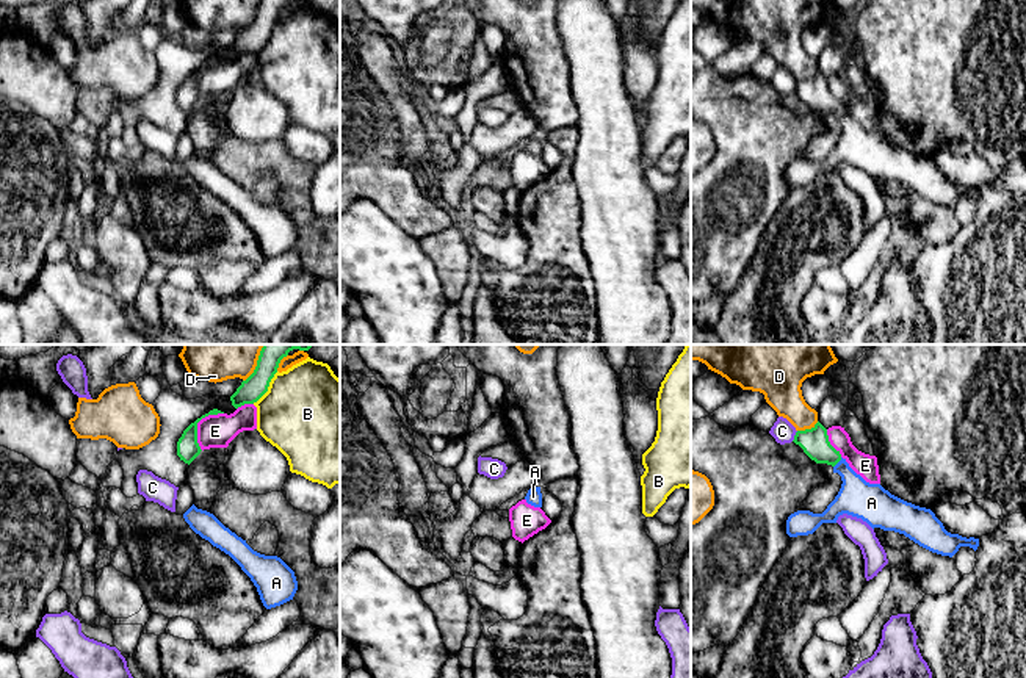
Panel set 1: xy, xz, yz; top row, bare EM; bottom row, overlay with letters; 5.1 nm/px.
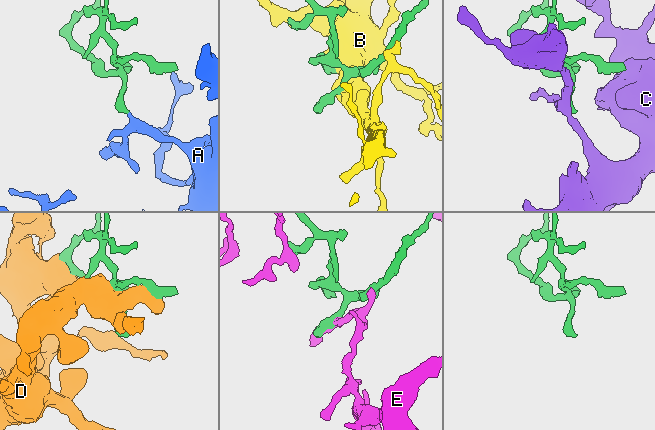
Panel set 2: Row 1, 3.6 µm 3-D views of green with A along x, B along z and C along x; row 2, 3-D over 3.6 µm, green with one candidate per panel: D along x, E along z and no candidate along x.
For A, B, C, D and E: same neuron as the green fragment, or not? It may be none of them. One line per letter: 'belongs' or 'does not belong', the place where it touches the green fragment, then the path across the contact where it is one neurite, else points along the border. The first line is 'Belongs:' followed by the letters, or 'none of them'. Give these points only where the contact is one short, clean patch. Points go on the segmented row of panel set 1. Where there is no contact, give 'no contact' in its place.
Belongs: A
A: belongs; contact yz (838, 461); way yz (815, 442), (838, 461), (859, 498)
B: does not belong; contact xy (267, 389)
C: does not belong; contact yz (794, 436); border yz (798, 431), (791, 440)
D: does not belong; contact yz (807, 429)
E: does not belong; contact xy (196, 425)

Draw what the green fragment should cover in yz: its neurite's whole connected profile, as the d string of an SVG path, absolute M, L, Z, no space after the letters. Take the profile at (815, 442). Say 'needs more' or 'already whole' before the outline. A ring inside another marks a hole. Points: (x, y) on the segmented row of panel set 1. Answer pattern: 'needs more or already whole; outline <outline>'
needs more; outline M819 421L811 429L797 431L793 442L816 463L832 465L843 484L822 514L810 510L791 514L786 520L789 537L813 534L822 523L836 523L840 515L847 514L862 518L872 529L904 534L919 546L941 556L952 557L960 546L977 550L979 539L948 532L930 509L907 503L880 484L866 482L830 445L827 429Z

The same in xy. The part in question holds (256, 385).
already whole; outline M263 344L254 373L230 396L235 409L257 402L269 387L279 363L290 351L309 351L313 344Z

